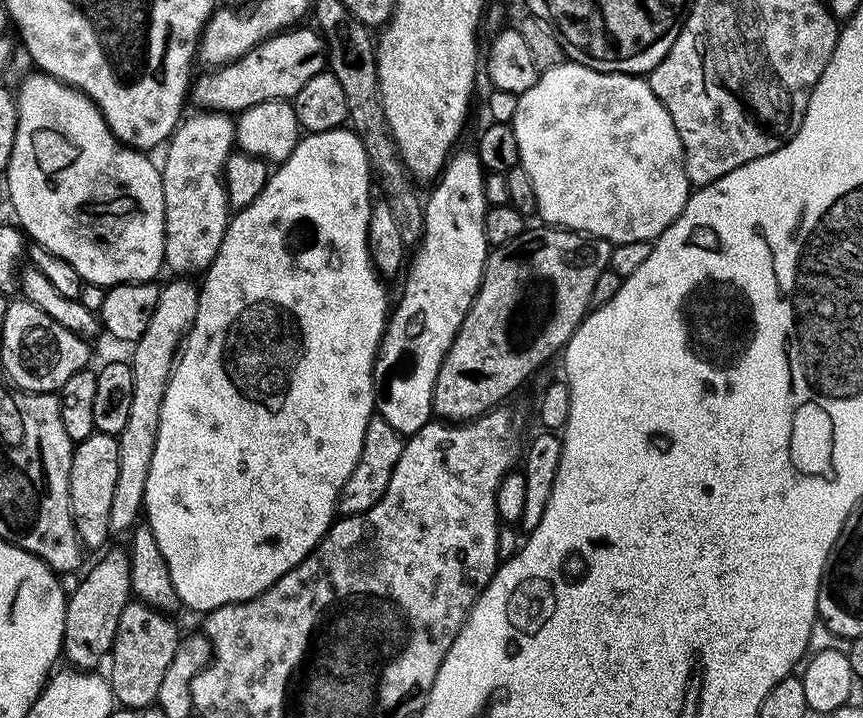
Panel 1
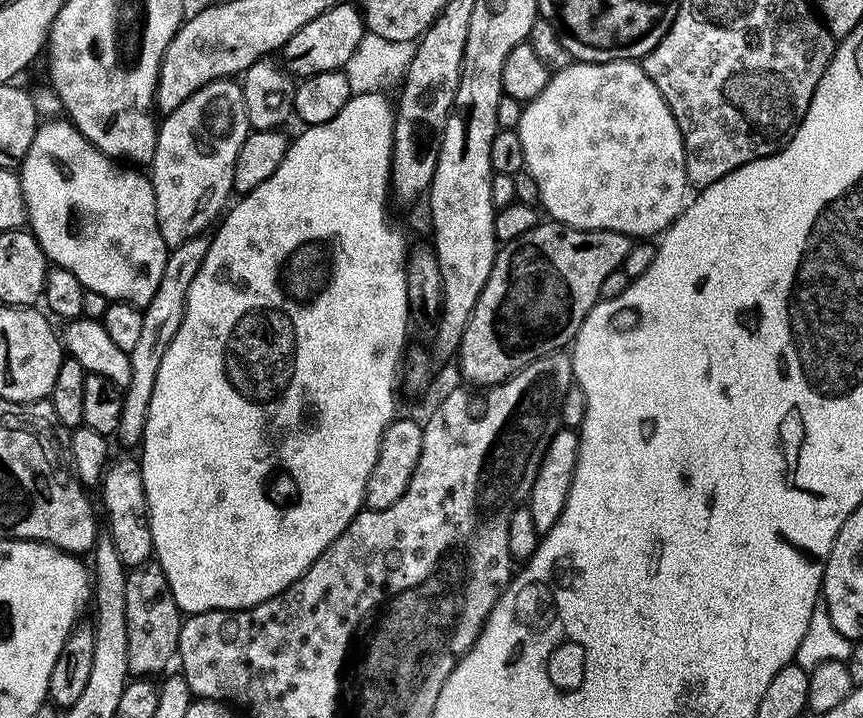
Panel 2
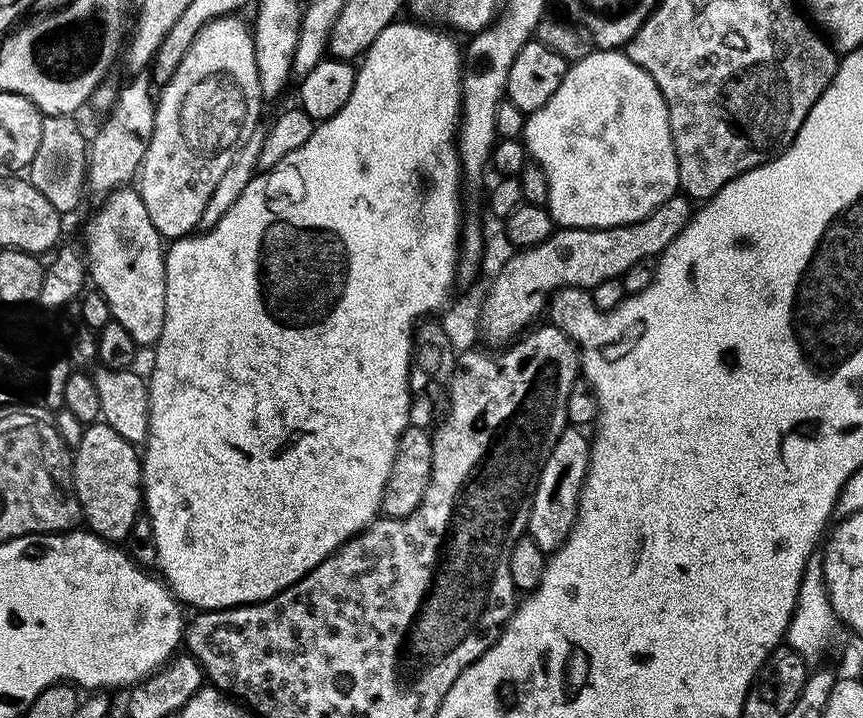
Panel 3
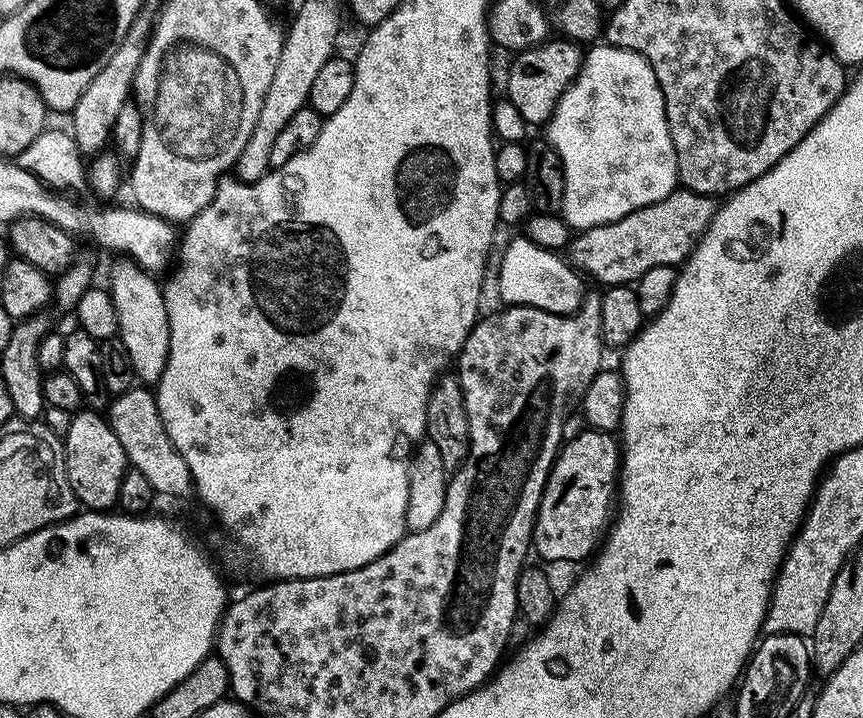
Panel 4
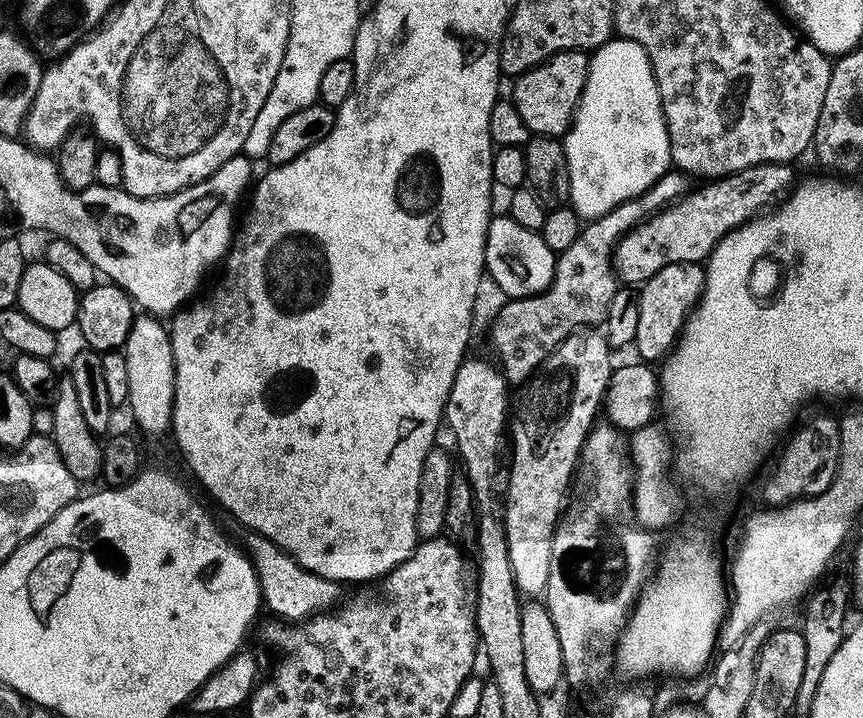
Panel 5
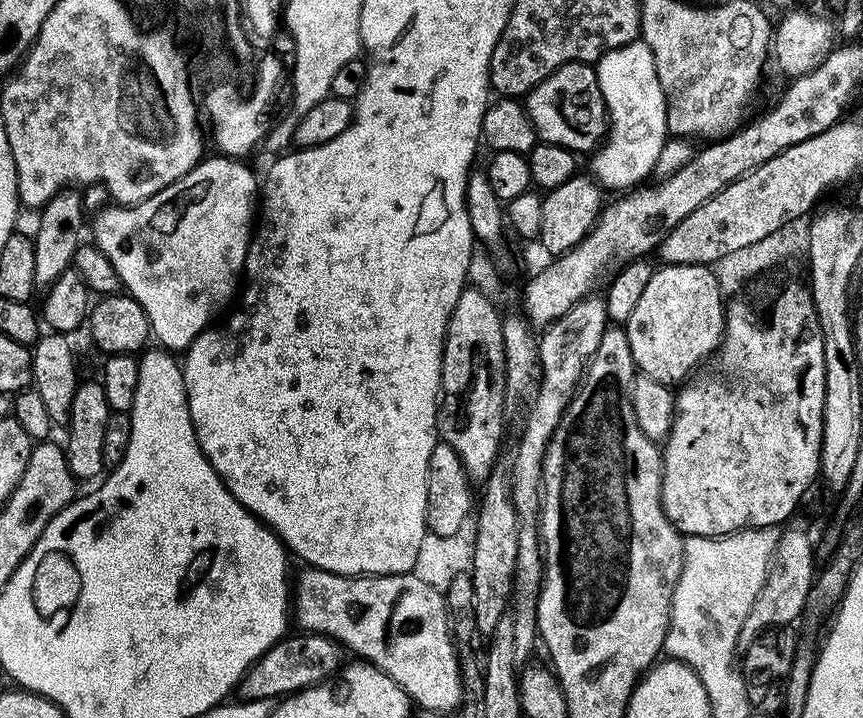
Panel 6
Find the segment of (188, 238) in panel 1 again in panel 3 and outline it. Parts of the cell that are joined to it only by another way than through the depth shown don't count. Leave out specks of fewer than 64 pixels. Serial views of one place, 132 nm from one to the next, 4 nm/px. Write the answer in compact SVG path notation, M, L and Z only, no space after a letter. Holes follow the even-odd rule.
M236 14L219 16L209 21L203 29L194 37L192 45L186 50L185 57L178 62L178 68L174 71L173 77L168 84L161 87L156 101L156 117L154 118L154 134L150 138L150 146L146 150L144 164L138 173L138 191L142 202L146 206L146 214L150 214L150 222L160 231L161 237L179 238L195 233L200 226L202 210L206 210L206 202L210 202L210 194L214 194L214 186L218 186L223 172L234 162L234 154L246 146L246 142L254 135L257 135L256 123L260 120L260 104L262 97L258 86L258 62L254 58L254 42L252 41L253 29L248 28L239 20Z

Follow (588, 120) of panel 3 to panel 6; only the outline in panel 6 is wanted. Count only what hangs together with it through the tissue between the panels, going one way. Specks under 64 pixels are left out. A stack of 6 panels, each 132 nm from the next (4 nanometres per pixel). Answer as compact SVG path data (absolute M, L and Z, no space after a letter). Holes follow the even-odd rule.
M642 39L610 50L594 65L604 104L608 107L608 134L591 157L591 175L605 189L632 190L653 175L665 140L669 139L668 107L654 70L654 54Z

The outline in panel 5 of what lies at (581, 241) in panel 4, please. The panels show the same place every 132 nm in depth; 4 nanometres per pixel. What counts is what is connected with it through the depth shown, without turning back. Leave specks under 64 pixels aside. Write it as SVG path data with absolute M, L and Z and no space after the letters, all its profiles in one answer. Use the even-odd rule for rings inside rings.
M791 163L759 164L729 176L715 177L705 188L689 190L661 212L655 212L649 220L631 228L616 243L612 252L612 266L616 270L619 283L624 286L644 284L662 266L671 264L700 264L735 228L741 228L748 220L753 220L779 205L794 187Z

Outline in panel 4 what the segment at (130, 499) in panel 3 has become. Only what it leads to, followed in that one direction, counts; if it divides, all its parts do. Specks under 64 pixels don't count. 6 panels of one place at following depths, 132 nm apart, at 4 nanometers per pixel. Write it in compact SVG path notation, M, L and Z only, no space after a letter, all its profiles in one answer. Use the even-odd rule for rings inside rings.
M96 410L75 413L70 430L62 437L62 447L68 485L74 490L77 501L93 512L115 509L118 504L118 486L122 486L122 478L130 465L126 450L122 450L122 442L118 442L118 434L114 434L107 419Z

